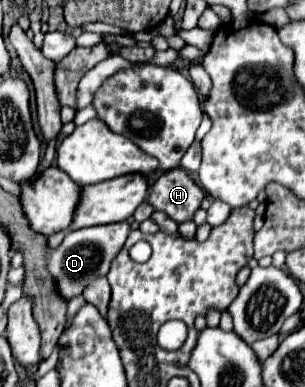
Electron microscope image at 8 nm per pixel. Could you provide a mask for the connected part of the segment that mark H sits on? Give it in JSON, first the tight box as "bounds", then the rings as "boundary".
{"bounds":[148,167,206,225],"boundary":[[[176,167],[160,175],[150,187],[148,203],[154,211],[164,211],[180,225],[194,219],[194,213],[200,209],[204,197],[206,193],[200,185],[182,167]]]}

